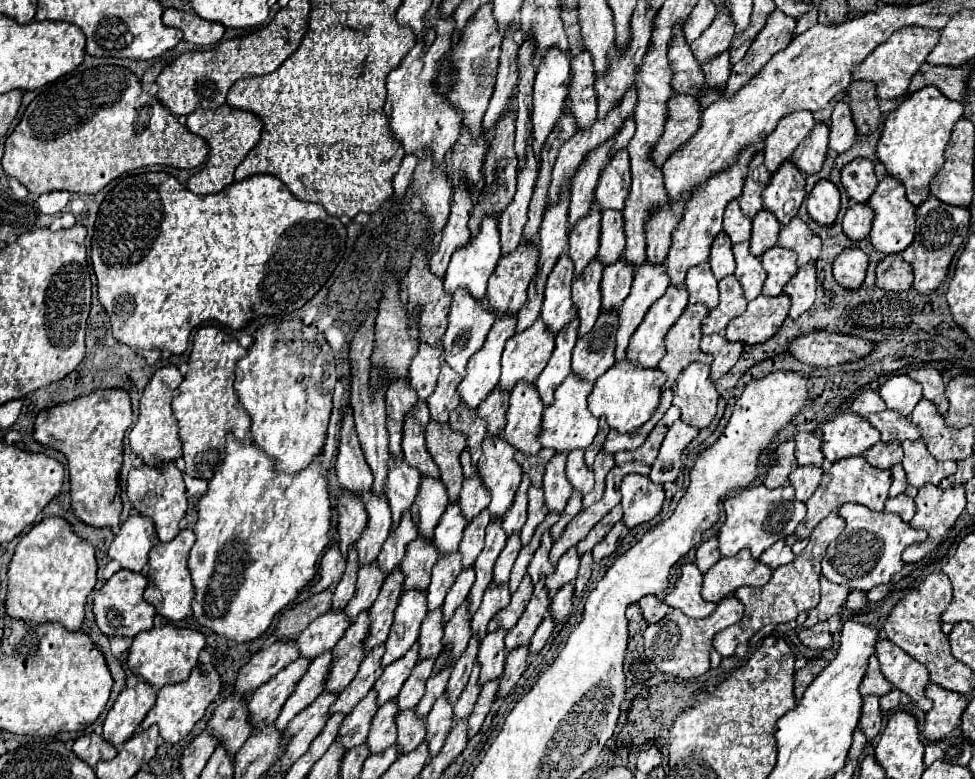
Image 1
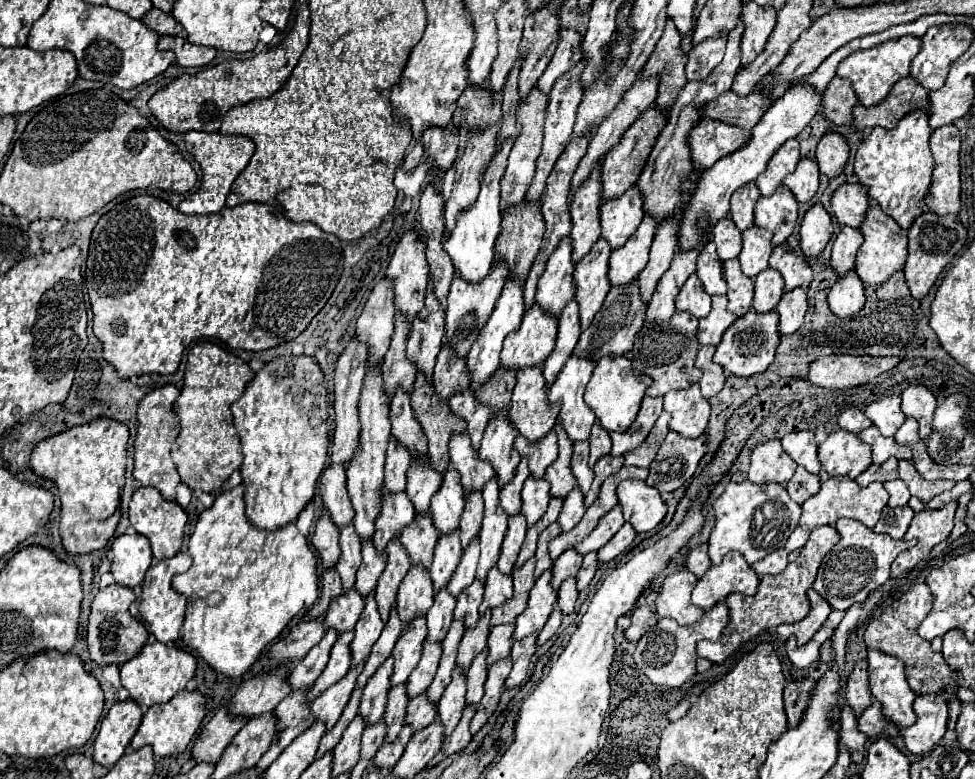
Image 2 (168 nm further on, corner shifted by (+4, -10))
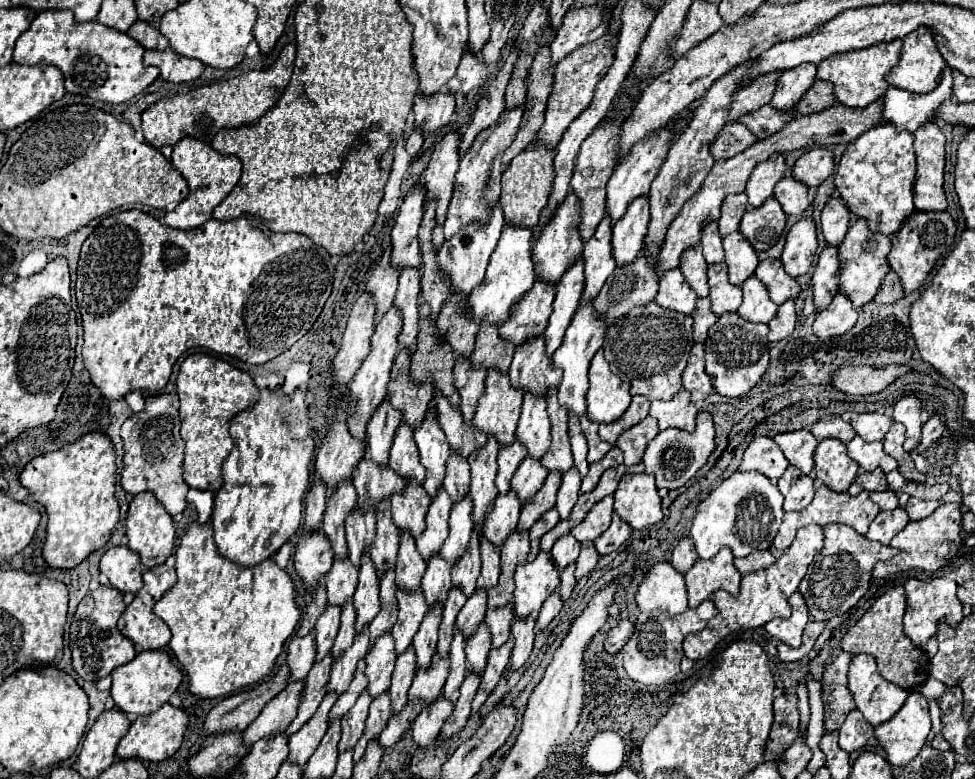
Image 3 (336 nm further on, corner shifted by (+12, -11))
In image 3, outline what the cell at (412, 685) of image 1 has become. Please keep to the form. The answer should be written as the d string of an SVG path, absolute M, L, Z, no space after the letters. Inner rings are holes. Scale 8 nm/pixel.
M434 604L434 608L430 608L420 624L420 630L414 636L414 648L416 648L416 656L418 656L418 668L426 668L432 660L432 654L436 652L436 642L438 642L438 628L440 628L440 620L442 620L442 606Z

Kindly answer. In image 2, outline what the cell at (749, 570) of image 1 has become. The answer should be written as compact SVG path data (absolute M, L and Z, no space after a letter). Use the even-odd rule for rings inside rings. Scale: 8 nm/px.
M732 551L730 555L726 555L724 563L712 565L706 575L698 579L692 591L692 601L706 611L724 601L730 593L754 595L758 591L758 583L760 579L746 563L744 555Z

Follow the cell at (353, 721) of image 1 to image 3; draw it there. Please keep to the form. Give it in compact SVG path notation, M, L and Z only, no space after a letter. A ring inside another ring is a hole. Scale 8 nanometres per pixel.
M384 632L374 640L366 654L366 678L368 678L368 692L372 698L382 694L390 686L394 662L396 662L396 650L394 650L394 638L390 632Z

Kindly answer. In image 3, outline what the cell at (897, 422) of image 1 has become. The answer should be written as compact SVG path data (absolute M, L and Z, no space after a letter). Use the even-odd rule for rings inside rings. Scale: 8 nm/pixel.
M854 436L854 440L848 442L848 456L858 462L860 470L876 470L882 468L882 472L890 472L898 468L898 462L892 456L886 456L882 452L882 442L866 444L860 436Z

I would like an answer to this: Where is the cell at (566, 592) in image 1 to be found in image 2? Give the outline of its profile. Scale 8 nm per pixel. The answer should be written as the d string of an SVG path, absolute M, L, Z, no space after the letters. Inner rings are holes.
M566 579L566 583L562 583L562 587L558 589L558 609L564 615L570 615L574 611L574 603L576 603L578 591L576 591L576 579Z

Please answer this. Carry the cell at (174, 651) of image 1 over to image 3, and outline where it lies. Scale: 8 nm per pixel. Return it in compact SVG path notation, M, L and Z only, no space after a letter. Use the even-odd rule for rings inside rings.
M150 650L150 652L140 652L132 662L126 666L118 666L112 672L112 698L116 706L124 714L152 714L156 712L162 704L168 702L168 698L176 692L176 688L182 682L182 672L172 664L170 656L164 650Z

